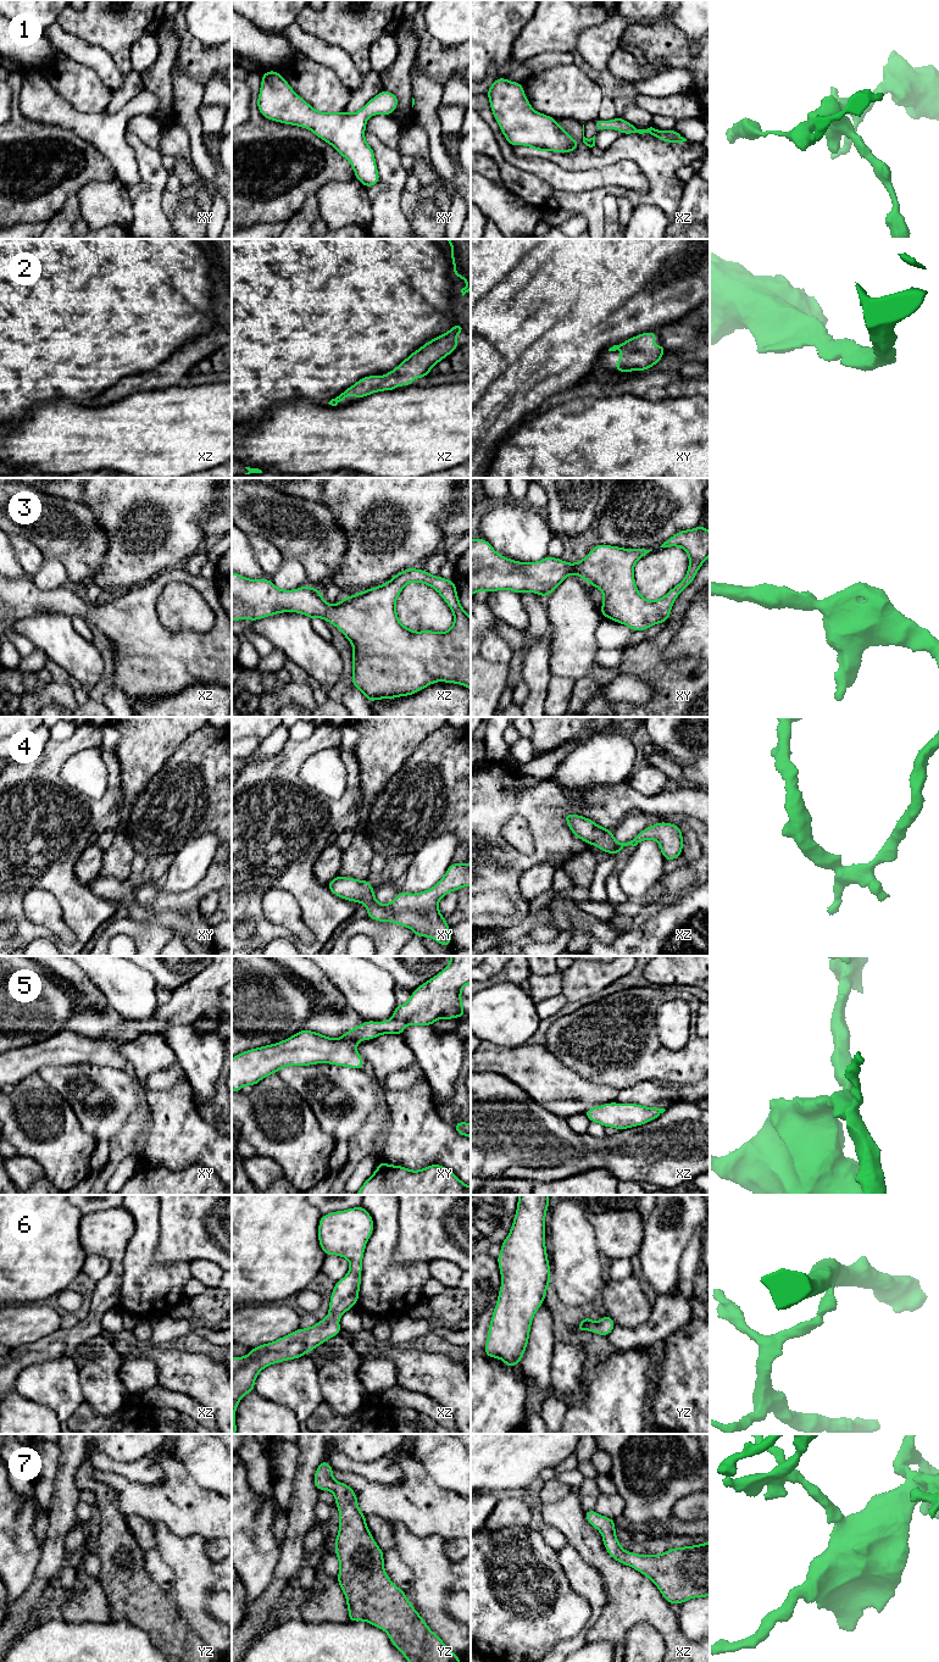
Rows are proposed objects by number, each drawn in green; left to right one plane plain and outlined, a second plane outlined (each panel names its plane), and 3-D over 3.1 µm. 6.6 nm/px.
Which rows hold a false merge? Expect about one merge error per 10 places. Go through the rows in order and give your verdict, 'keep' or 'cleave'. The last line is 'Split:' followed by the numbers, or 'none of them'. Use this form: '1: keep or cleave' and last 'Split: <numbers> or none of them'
1: keep
2: keep
3: keep
4: keep
5: keep
6: keep
7: keep
Split: none of them

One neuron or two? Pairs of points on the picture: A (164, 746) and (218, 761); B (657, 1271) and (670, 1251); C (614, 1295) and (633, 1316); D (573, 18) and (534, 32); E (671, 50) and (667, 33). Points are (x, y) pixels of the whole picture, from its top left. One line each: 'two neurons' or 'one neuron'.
A: two neurons
B: one neuron
C: one neuron
D: one neuron
E: one neuron

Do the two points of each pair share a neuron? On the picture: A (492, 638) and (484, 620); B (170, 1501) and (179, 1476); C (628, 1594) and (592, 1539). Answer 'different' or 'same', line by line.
A: same
B: same
C: same

